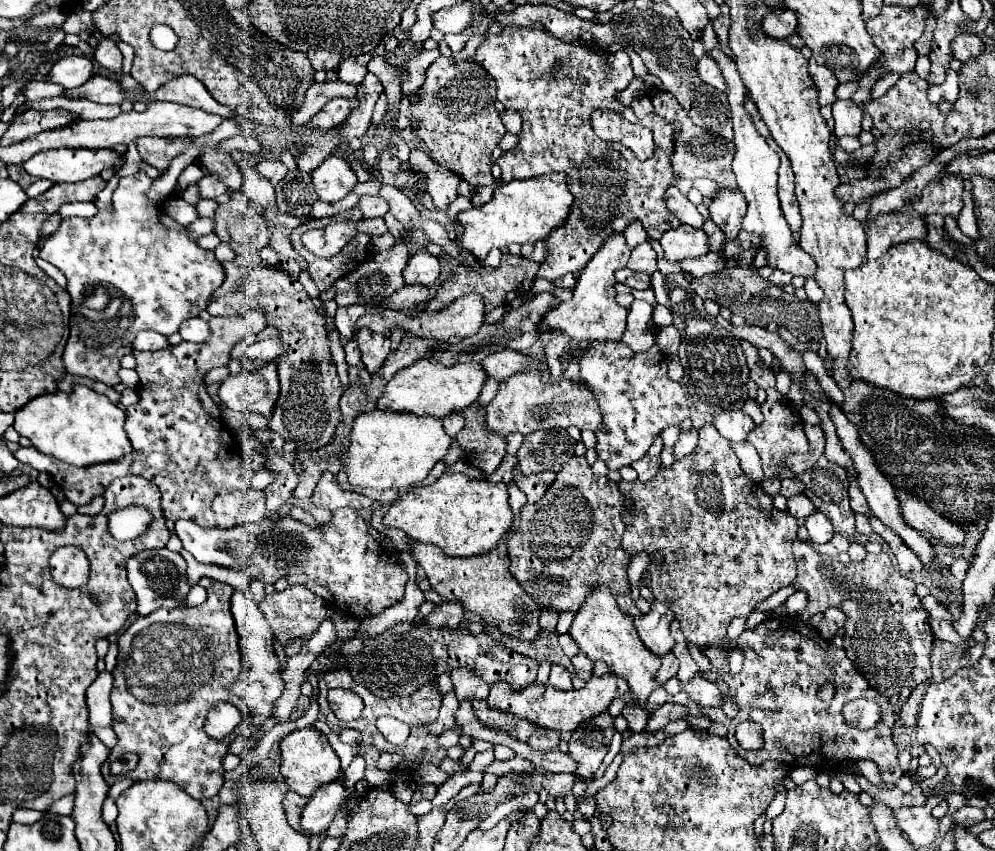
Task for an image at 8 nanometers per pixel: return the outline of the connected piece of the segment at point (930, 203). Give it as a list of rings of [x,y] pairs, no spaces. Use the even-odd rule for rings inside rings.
[[[942,175],[942,183],[930,183],[922,191],[922,201],[914,203],[920,215],[952,215],[958,217],[962,209],[962,179],[958,175]]]

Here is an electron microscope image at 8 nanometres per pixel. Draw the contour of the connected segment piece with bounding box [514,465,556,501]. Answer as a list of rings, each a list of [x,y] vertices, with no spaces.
[[[518,465],[514,467],[514,475],[518,475],[518,487],[526,493],[528,501],[538,501],[538,499],[544,495],[546,487],[548,487],[548,485],[554,481],[554,477],[556,477],[556,473],[552,473],[552,471],[542,471],[542,473],[524,477],[524,475],[520,473],[520,467],[518,467]]]

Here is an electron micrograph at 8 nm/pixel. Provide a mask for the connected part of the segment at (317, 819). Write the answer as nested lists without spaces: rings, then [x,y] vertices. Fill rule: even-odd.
[[[342,777],[322,785],[308,805],[302,811],[302,827],[308,835],[322,835],[326,833],[328,825],[332,823],[342,799],[344,799],[344,787],[342,787]]]

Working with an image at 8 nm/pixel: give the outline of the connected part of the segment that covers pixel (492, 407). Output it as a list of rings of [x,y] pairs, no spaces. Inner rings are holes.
[[[534,369],[516,373],[514,377],[502,381],[498,395],[486,407],[486,427],[492,433],[500,433],[504,437],[510,433],[528,435],[538,429],[552,429],[552,427],[568,429],[570,425],[576,425],[578,429],[596,431],[600,423],[602,415],[598,403],[586,385],[576,385],[568,379],[562,379],[560,385],[544,383]]]

